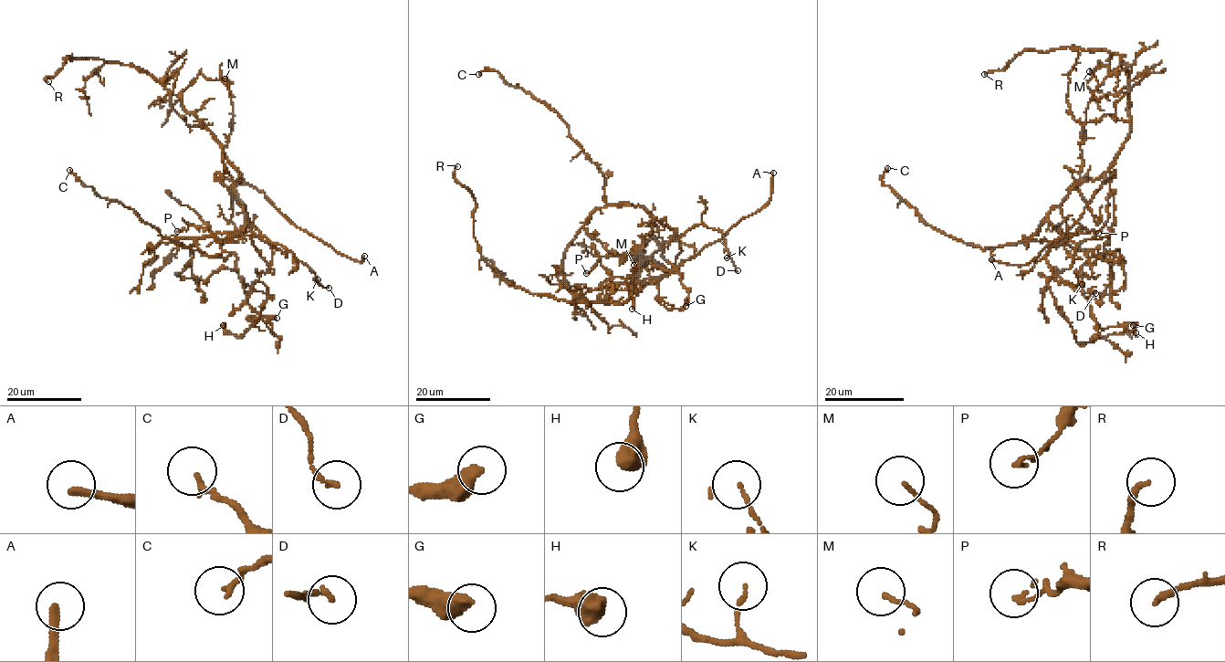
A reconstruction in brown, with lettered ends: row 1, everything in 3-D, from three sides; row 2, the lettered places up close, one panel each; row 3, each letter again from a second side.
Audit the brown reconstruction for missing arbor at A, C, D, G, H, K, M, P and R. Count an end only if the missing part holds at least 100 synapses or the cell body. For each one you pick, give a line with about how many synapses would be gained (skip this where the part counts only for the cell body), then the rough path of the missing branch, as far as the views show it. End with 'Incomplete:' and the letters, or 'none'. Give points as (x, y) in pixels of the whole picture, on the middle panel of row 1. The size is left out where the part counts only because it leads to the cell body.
A: missing branch runs (773, 173), (780, 135), (779, 113), (764, 85), (748, 72)
Incomplete: A

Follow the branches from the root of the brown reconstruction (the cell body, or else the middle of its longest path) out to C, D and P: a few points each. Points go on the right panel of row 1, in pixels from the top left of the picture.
C: (1098, 177), (1076, 183), (1026, 240), (980, 248), (928, 225), (914, 208), (883, 183), (882, 175), (887, 168)
D: (1098, 177), (1072, 189), (1061, 205), (1066, 224), (1064, 241), (1046, 256), (1052, 272), (1063, 282), (1095, 293)
P: (1098, 177), (1076, 183), (1047, 219), (1060, 233), (1077, 235), (1081, 226), (1098, 233)

